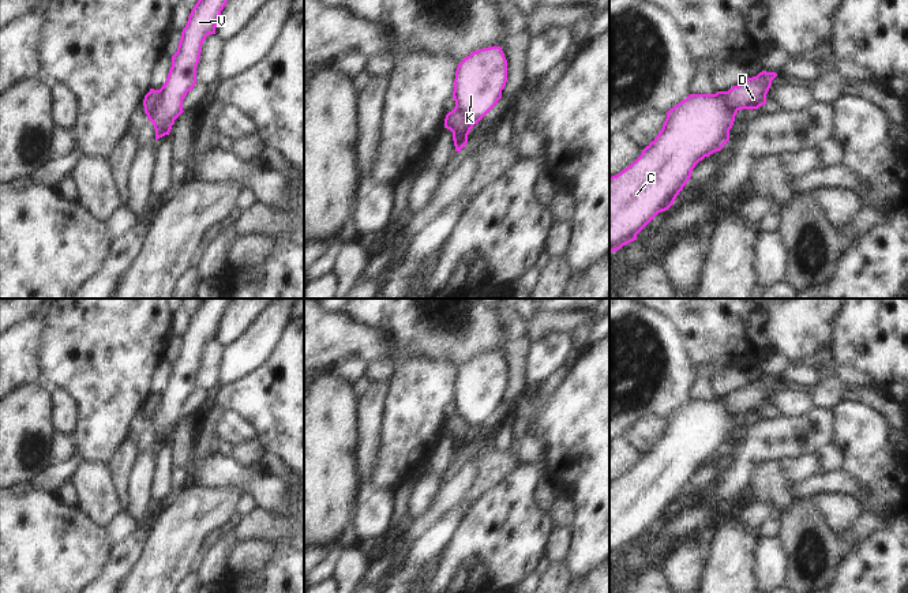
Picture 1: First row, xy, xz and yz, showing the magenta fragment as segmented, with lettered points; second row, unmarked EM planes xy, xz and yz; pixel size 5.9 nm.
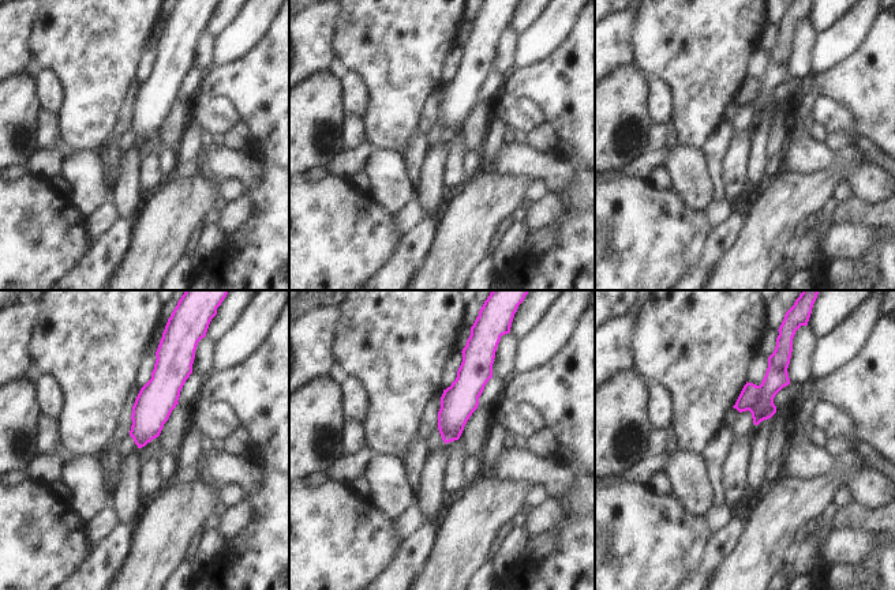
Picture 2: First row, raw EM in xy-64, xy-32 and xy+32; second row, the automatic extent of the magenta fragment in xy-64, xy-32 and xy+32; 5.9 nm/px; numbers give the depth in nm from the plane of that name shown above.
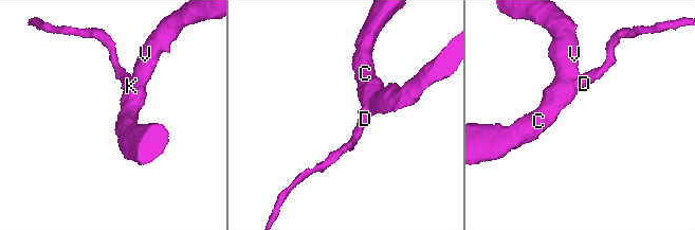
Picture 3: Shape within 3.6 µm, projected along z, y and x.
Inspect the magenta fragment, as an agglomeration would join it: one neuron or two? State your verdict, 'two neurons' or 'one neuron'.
two neurons

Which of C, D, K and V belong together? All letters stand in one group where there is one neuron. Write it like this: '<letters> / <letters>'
C K V / D

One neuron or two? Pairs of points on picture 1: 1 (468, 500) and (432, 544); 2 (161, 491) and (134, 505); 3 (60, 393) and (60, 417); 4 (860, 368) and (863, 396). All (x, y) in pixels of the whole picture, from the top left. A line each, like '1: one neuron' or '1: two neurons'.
1: one neuron
2: two neurons
3: one neuron
4: two neurons

